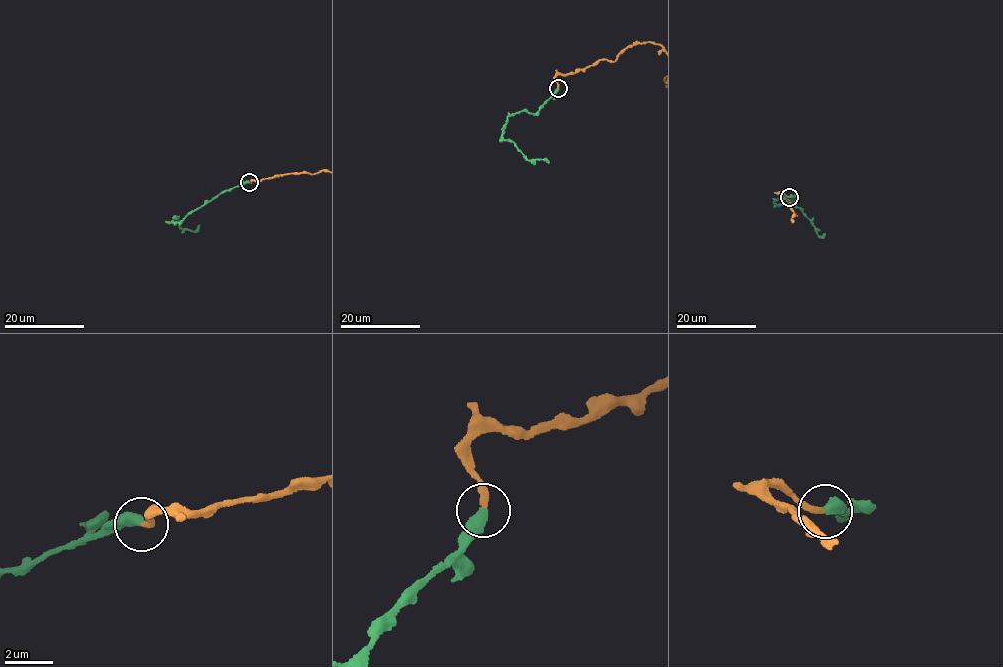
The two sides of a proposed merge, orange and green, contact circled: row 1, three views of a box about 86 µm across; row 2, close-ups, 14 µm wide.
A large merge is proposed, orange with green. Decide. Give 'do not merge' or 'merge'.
merge

